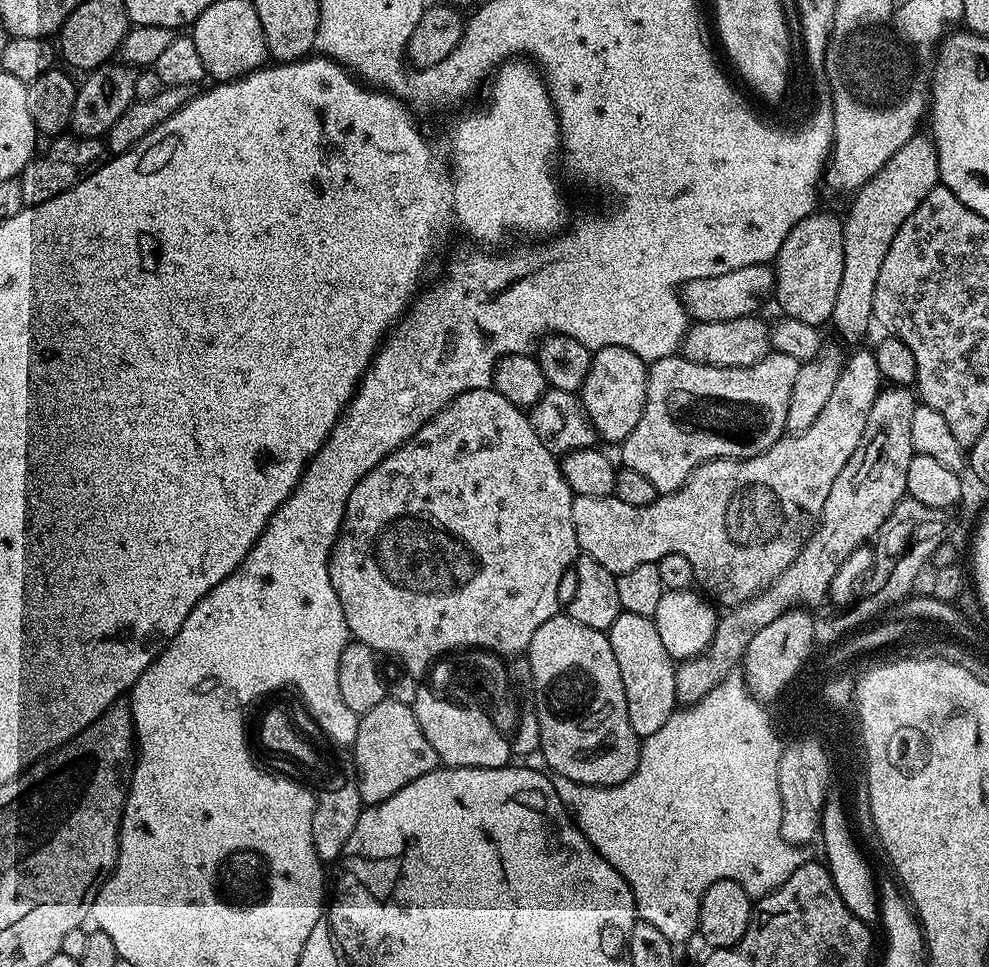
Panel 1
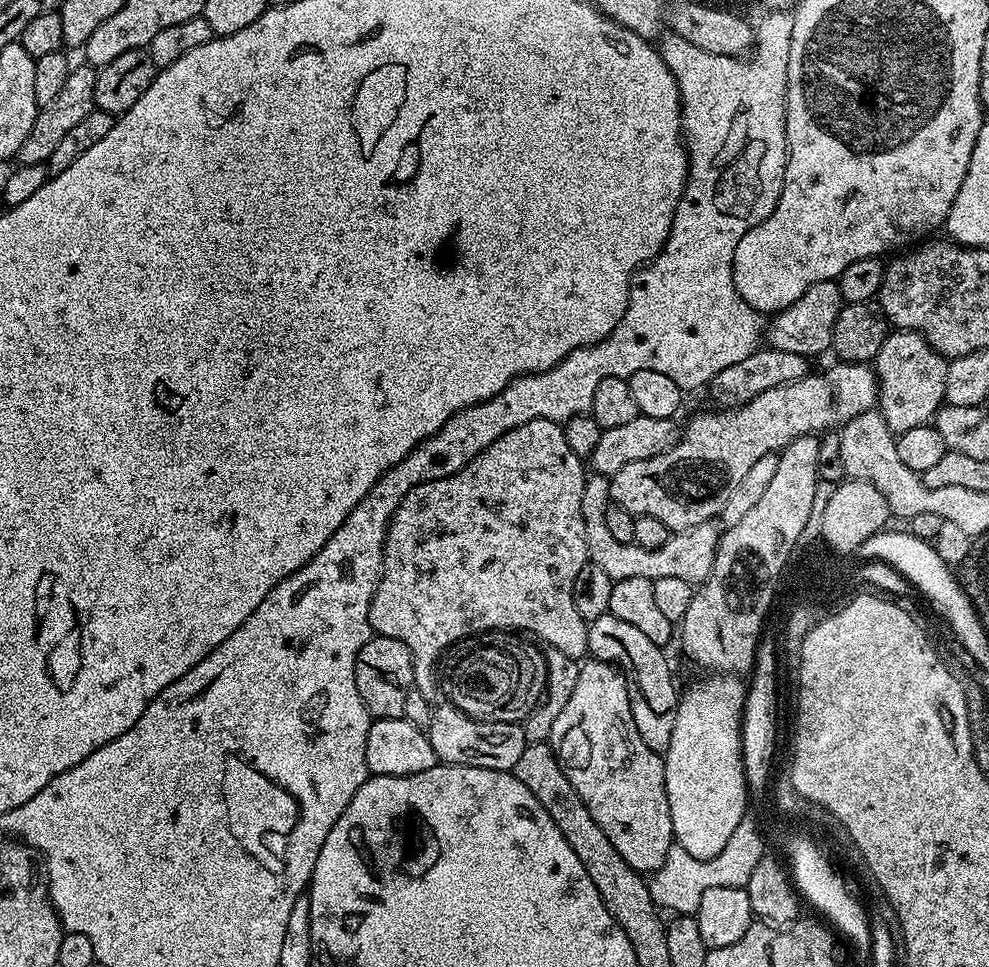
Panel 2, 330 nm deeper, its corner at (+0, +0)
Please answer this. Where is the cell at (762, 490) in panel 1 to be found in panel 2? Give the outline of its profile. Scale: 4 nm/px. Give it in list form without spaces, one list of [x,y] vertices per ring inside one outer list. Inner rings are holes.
[[[599,474],[589,475],[584,481],[584,489],[582,490],[582,522],[586,526],[586,546],[588,547],[589,561],[602,566],[602,570],[606,570],[606,574],[614,582],[622,578],[646,578],[650,581],[658,578],[682,578],[682,582],[690,582],[694,586],[703,584],[714,566],[716,548],[720,545],[722,535],[721,529],[716,529],[717,525],[712,522],[700,524],[697,528],[688,528],[684,532],[669,535],[668,540],[661,548],[643,548],[634,543],[618,542],[618,538],[614,538],[614,534],[610,534],[610,530],[606,526],[606,506],[610,502],[608,482],[609,477]]]

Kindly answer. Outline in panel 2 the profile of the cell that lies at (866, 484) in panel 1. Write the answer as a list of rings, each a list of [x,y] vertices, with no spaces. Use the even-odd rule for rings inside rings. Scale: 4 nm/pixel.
[[[889,331],[874,361],[878,381],[878,411],[894,434],[929,423],[945,403],[948,360],[935,352],[919,332]]]

